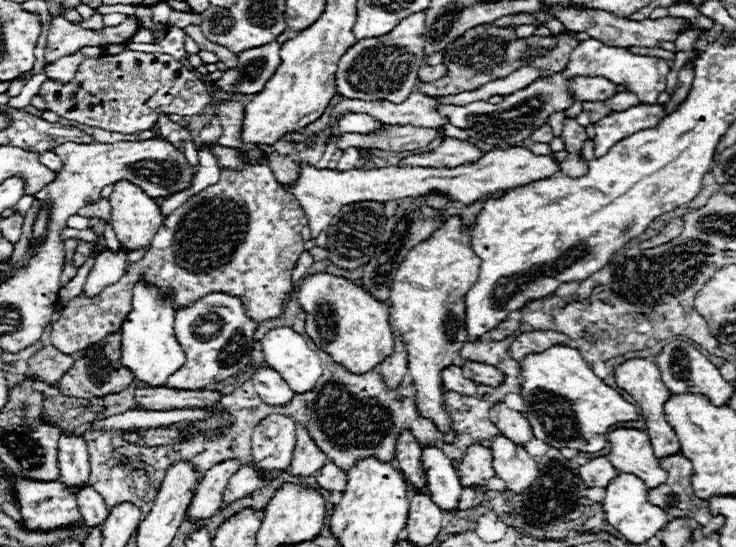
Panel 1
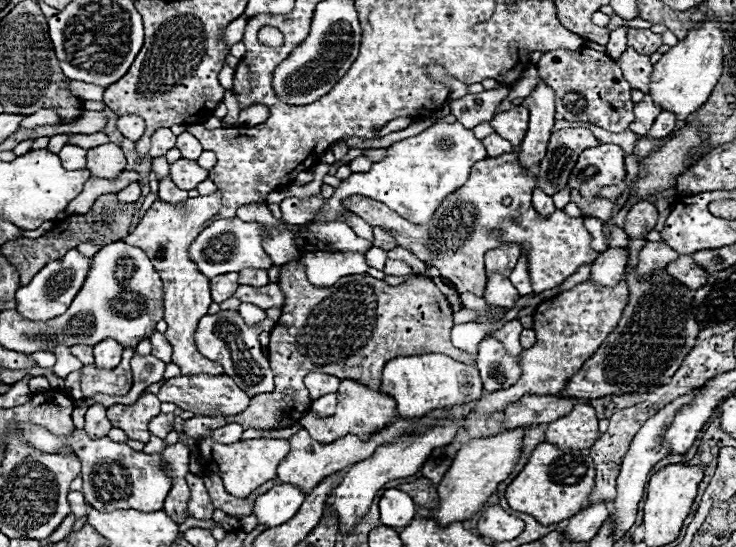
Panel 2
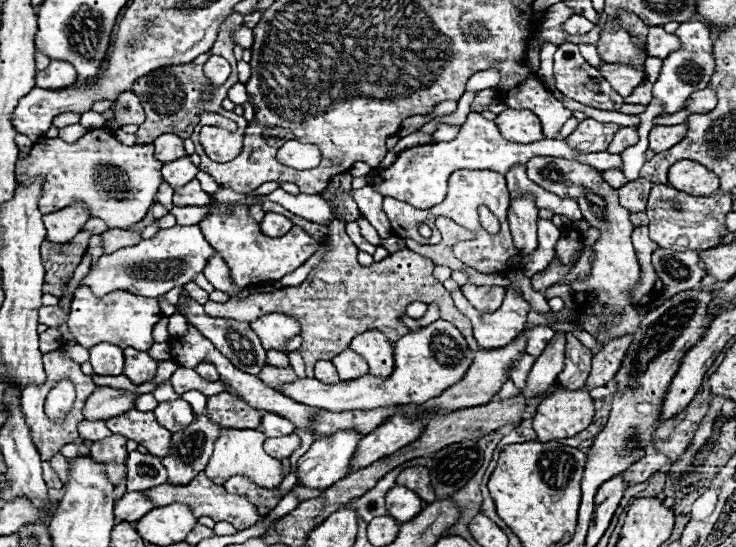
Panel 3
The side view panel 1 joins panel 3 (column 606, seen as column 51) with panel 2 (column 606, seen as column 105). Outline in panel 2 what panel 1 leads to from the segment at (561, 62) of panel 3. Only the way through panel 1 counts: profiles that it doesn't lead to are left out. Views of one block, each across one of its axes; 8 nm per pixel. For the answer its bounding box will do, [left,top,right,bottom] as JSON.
[536,48,634,132]

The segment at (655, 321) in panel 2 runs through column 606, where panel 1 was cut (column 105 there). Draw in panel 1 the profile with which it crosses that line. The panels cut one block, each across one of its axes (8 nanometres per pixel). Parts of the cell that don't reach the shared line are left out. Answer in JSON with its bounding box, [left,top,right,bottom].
[60,330,134,398]

